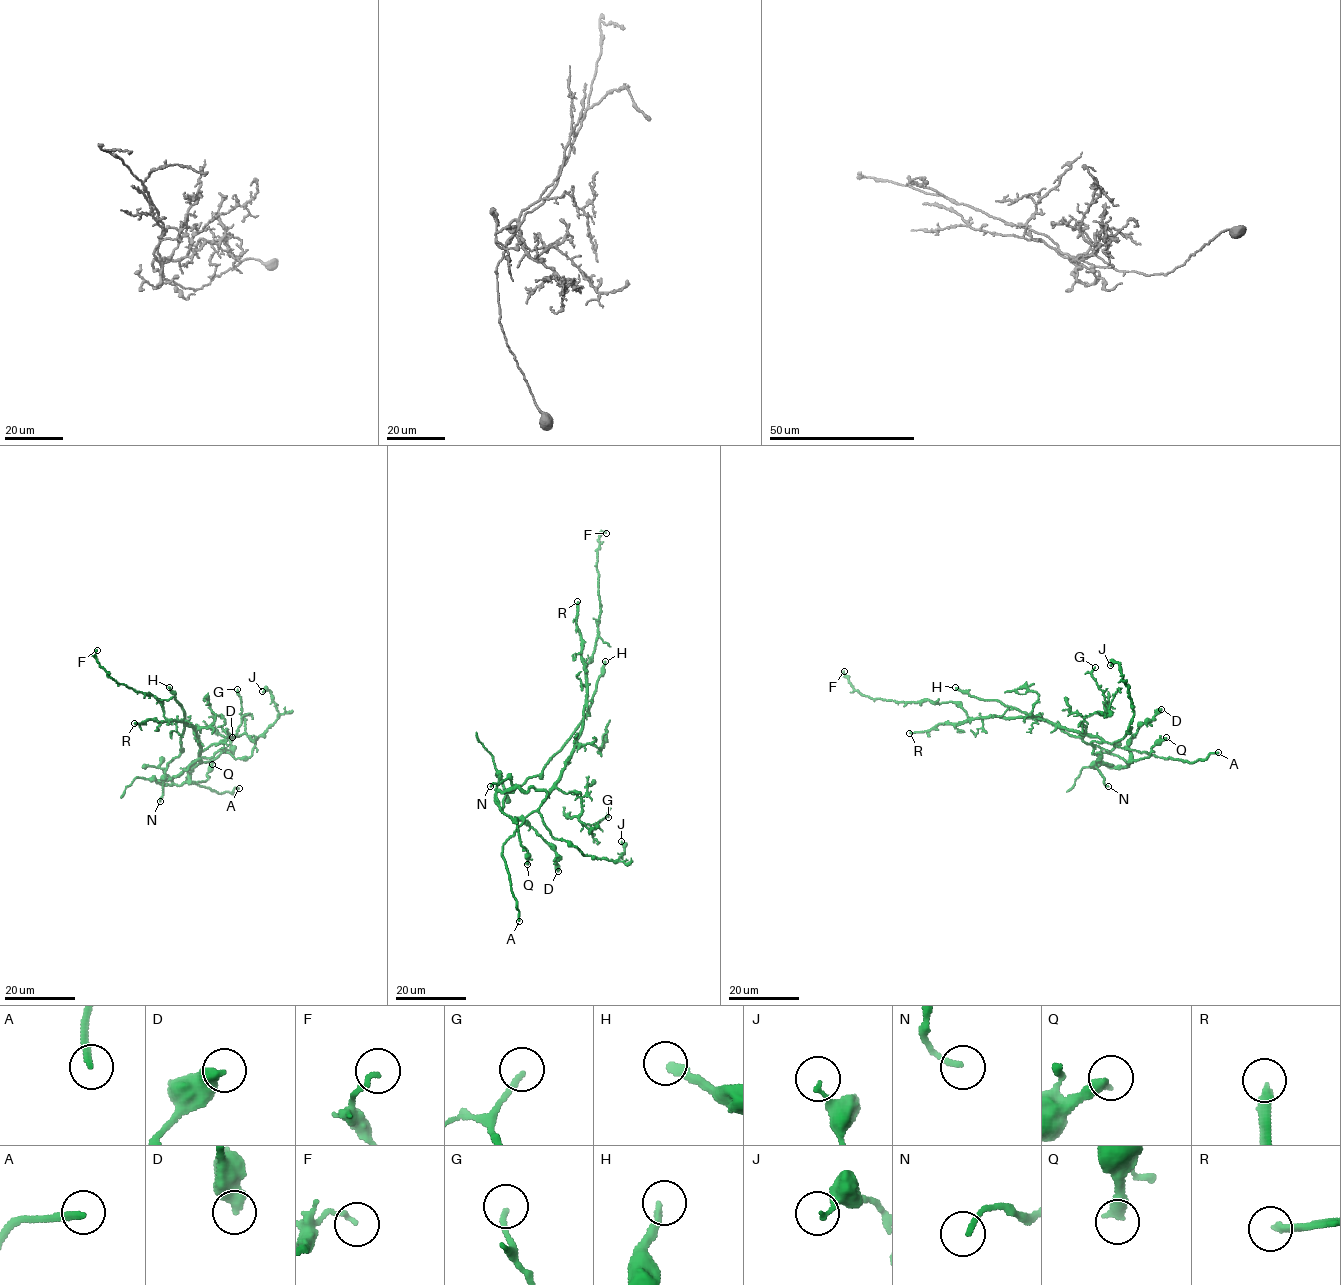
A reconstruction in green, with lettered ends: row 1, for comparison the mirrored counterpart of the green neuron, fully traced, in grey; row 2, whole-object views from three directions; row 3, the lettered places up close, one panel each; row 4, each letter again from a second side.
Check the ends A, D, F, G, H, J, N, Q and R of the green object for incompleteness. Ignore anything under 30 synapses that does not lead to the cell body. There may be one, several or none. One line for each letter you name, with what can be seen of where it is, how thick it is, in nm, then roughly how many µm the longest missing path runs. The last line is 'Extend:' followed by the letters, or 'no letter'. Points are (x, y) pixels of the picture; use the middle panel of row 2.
H: (605, 661) | 260 nm | 60 µm
Extend: H

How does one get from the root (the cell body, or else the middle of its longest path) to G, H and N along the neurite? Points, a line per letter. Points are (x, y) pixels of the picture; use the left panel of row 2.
G: (200, 748), (203, 750), (230, 734), (236, 736), (242, 711), (237, 689)
H: (200, 748), (200, 761), (188, 770), (188, 780), (172, 782), (163, 771), (182, 751), (184, 715), (169, 687)
N: (200, 748), (200, 762), (180, 785), (172, 782), (164, 768), (167, 764), (160, 801)

